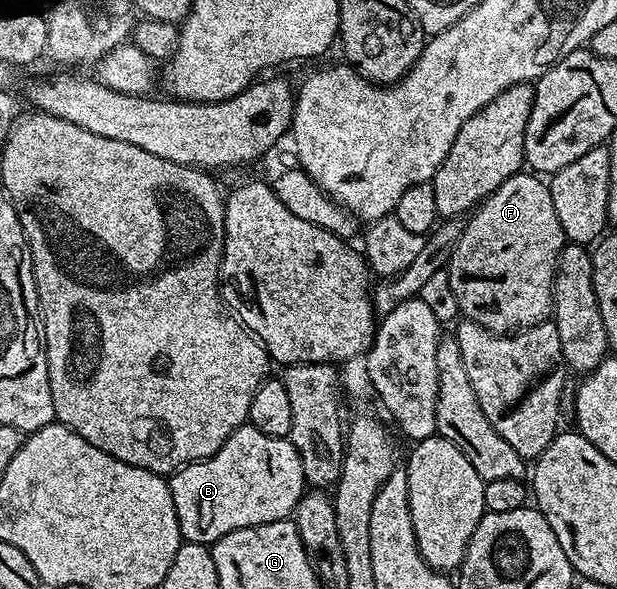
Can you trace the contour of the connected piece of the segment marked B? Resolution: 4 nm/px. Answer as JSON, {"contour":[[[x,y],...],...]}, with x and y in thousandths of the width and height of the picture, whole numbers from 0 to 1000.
{"contour":[[[402,722],[381,728],[381,735],[368,742],[368,749],[347,772],[292,793],[272,808],[272,817],[277,851],[284,851],[284,871],[290,878],[295,917],[334,925],[344,925],[350,915],[381,898],[400,898],[407,891],[470,879],[498,832],[491,789],[478,756],[467,744],[433,742],[433,735],[420,735],[420,728]]]}

